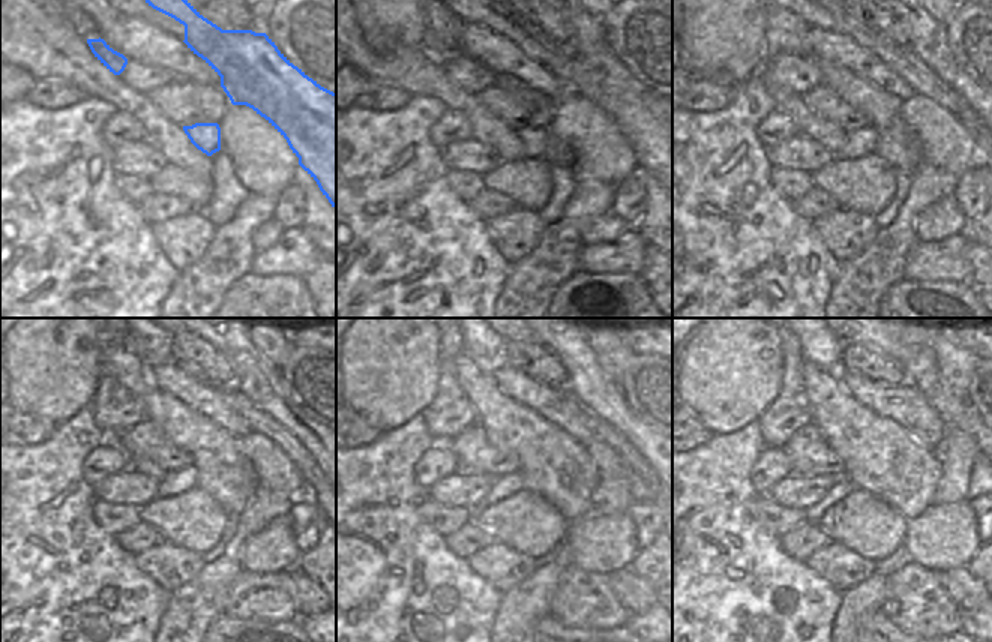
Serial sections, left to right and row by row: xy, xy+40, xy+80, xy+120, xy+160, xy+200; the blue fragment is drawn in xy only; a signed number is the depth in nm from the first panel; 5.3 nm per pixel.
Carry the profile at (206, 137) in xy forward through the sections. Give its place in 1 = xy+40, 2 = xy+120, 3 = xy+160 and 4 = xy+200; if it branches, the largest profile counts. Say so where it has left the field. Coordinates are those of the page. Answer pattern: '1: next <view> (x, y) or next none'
1: next xy+40 (535, 141)
2: next xy+120 (183, 479)
3: next xy+160 (514, 482)
4: next xy+200 (847, 486)

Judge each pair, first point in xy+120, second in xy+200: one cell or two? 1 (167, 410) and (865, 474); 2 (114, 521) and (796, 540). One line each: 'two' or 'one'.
1: one
2: two

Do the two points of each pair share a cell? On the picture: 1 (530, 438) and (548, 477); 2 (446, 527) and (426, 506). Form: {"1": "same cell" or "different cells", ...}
{"1": "same cell", "2": "same cell"}

